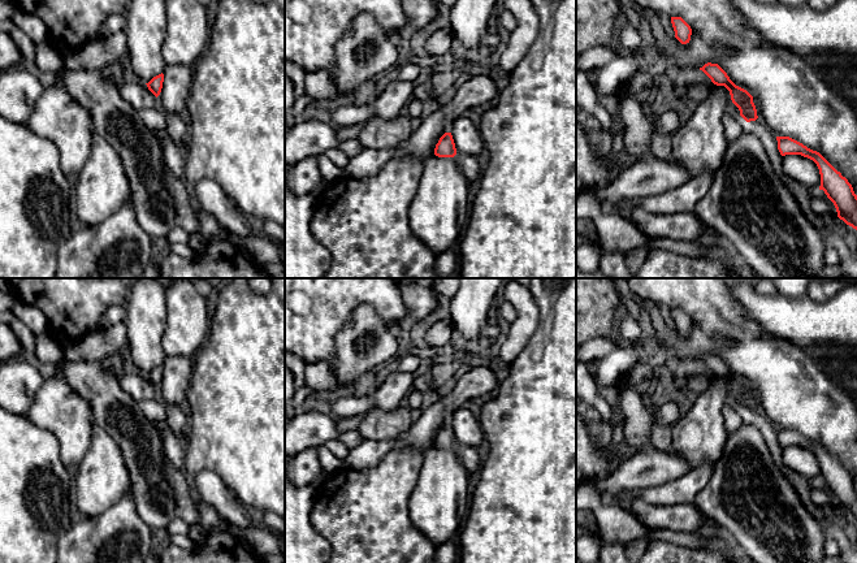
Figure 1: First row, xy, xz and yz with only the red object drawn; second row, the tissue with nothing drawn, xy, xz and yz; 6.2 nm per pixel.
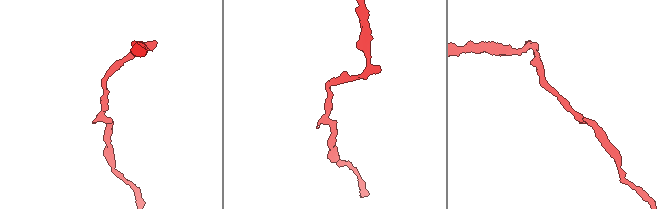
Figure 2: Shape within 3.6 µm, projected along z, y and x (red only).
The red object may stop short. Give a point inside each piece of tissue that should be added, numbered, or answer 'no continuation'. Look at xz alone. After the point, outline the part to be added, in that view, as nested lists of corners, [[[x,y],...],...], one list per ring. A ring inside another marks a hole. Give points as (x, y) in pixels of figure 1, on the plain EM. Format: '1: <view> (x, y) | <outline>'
no continuation

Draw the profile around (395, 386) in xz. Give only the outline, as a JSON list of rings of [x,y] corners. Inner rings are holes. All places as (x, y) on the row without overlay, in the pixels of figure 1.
[[[389,373],[378,387],[373,391],[372,410],[393,411],[401,407],[401,402],[412,390],[414,380],[417,373]]]

